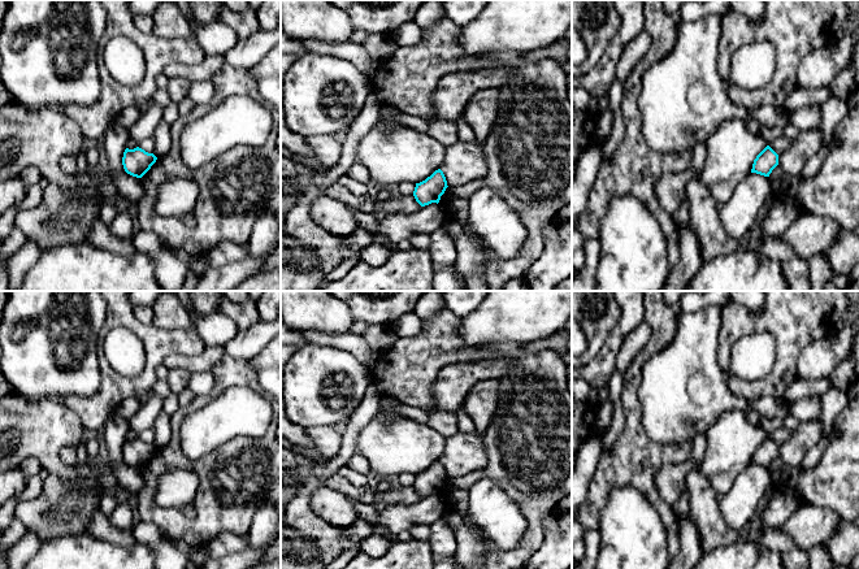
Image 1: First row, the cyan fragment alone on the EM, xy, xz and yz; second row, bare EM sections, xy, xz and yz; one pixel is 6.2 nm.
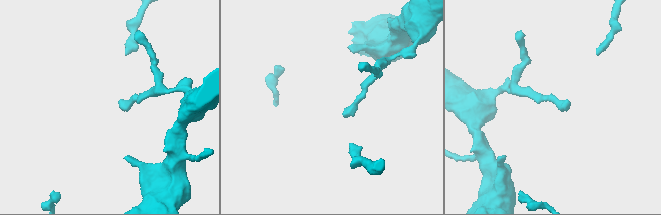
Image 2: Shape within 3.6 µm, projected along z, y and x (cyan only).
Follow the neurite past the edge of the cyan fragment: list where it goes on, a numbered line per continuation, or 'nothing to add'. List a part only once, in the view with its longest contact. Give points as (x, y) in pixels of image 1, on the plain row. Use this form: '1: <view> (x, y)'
nothing to add

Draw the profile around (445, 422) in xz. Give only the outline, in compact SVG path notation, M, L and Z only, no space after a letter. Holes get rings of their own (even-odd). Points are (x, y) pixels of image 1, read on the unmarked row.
M433 409L429 413L428 425L446 438L459 431L457 417L455 412L443 409Z

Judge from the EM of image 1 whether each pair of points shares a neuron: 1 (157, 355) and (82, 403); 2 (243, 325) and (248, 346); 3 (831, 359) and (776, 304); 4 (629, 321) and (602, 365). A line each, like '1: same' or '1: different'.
1: same
2: different
3: different
4: same

